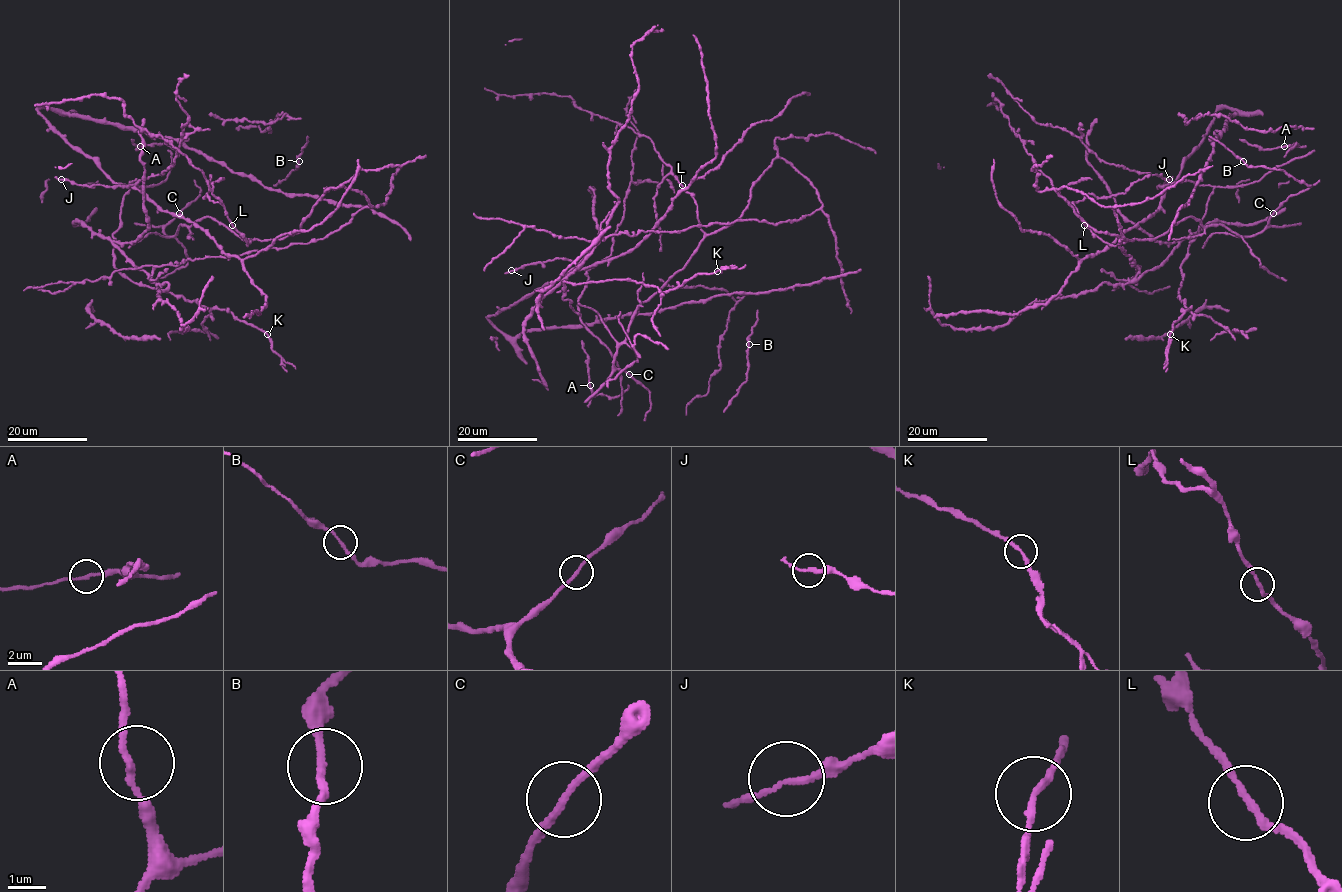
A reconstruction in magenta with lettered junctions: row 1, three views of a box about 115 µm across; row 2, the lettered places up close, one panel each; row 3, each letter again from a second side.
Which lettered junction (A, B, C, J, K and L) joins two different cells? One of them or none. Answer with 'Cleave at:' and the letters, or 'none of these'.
Cleave at: K

